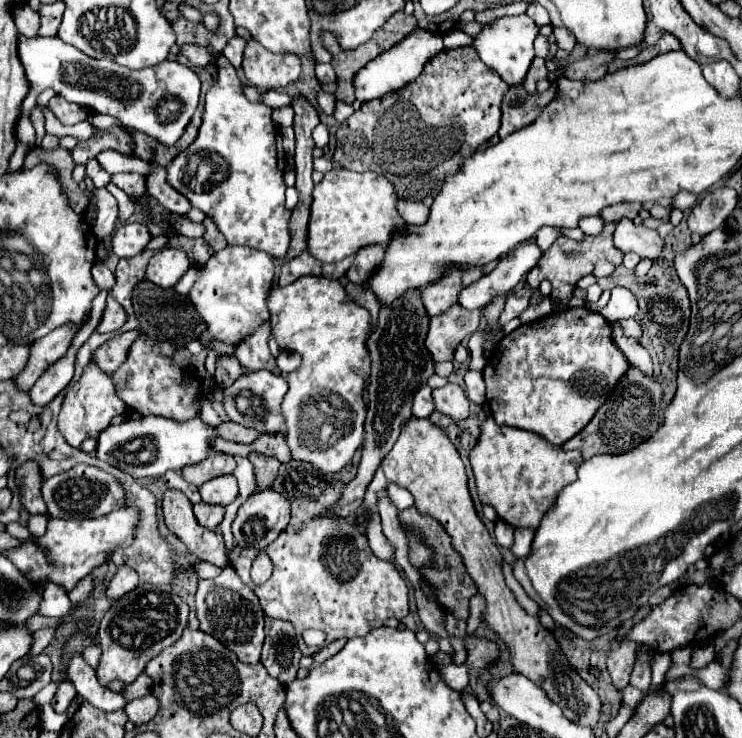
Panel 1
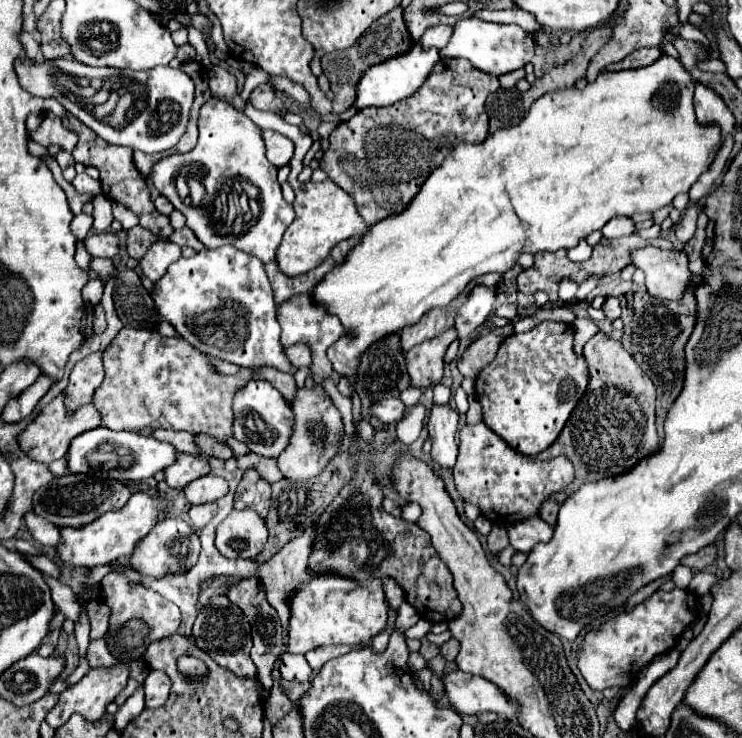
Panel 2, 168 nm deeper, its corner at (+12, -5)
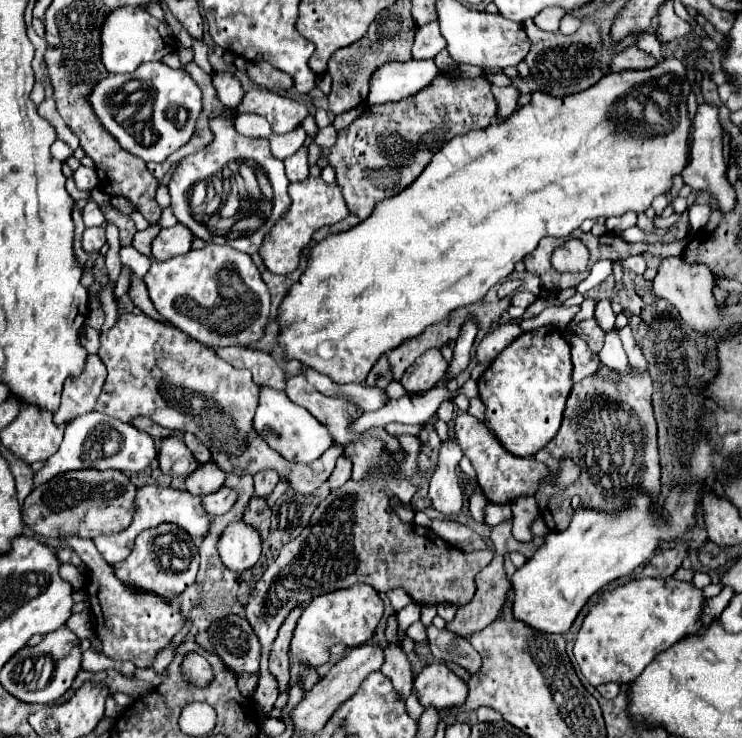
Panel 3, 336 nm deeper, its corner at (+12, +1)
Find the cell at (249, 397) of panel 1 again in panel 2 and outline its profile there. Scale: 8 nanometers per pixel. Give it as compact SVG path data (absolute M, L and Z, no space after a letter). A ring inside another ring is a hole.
M252 379L248 381L232 401L232 411L234 411L234 425L232 433L234 439L246 443L250 451L264 455L264 457L278 457L290 437L290 425L292 425L292 409L288 403L284 403L284 397L264 379Z

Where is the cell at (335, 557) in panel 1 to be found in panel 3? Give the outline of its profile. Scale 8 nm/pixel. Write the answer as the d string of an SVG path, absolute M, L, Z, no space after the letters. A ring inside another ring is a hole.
M360 583L354 589L338 589L320 595L312 599L312 603L304 609L294 631L290 653L296 657L300 665L308 665L310 669L316 669L328 661L332 645L346 643L350 647L358 647L366 643L374 635L374 629L382 619L382 613L384 613L384 603L378 591L364 583Z

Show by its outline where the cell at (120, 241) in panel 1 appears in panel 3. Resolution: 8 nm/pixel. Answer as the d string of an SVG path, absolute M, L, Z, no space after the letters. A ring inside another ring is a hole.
M104 227L84 229L84 233L82 233L82 249L84 249L86 253L98 253L104 243L106 243Z

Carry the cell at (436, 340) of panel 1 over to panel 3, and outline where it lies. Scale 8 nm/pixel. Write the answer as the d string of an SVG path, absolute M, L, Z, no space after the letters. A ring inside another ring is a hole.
M428 349L404 373L400 383L406 389L406 393L410 393L410 395L430 391L432 387L436 387L436 383L440 383L444 379L446 365L448 365L448 361L442 357L440 349Z

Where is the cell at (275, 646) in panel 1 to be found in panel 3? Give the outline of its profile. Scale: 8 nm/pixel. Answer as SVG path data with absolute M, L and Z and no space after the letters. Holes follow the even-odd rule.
M368 475L364 481L346 481L316 507L310 525L302 529L300 537L280 549L276 561L264 571L250 593L246 619L262 643L262 677L252 695L257 707L262 708L259 708L260 718L266 717L274 708L280 693L276 677L268 671L268 653L280 625L294 607L356 583L368 583L382 593L404 587L418 605L466 605L472 601L476 591L474 577L492 561L492 551L466 553L436 537L432 529L402 523L388 503L388 493L398 491L400 483L404 483L410 493L414 491L410 481L394 481L392 477L388 481L386 475ZM348 535L352 537L352 545L348 545Z

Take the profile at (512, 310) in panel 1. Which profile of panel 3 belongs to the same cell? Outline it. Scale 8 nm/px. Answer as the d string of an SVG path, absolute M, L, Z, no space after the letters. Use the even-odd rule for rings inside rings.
M520 291L520 293L516 293L514 295L514 299L512 299L512 305L518 305L518 307L528 307L528 305L532 305L534 301L536 301L538 297L534 295L534 293L528 293L528 291Z

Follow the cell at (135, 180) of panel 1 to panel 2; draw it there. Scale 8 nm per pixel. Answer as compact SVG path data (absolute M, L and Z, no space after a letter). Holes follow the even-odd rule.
M112 201L112 211L114 211L114 217L122 223L124 229L130 229L132 225L138 225L138 217L130 209L126 209L124 205L118 205L118 203Z

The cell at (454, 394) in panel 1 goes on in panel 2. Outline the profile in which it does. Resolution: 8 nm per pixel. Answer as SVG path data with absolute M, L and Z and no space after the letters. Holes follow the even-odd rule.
M434 403L428 417L428 433L432 437L432 459L442 467L454 467L458 447L456 447L456 429L458 413L450 405Z

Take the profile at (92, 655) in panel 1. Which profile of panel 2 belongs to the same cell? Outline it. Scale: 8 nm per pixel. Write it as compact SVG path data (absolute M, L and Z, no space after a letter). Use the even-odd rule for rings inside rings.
M104 639L90 641L88 651L86 651L86 659L88 659L90 667L108 667L108 665L112 665L112 657L110 657L110 651L106 647L106 641Z

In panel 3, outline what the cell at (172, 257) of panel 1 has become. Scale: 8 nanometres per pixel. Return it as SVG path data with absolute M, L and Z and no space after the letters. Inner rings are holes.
M176 223L170 229L162 229L152 243L152 259L166 261L174 255L184 255L190 251L192 241L194 241L192 231L182 223Z

